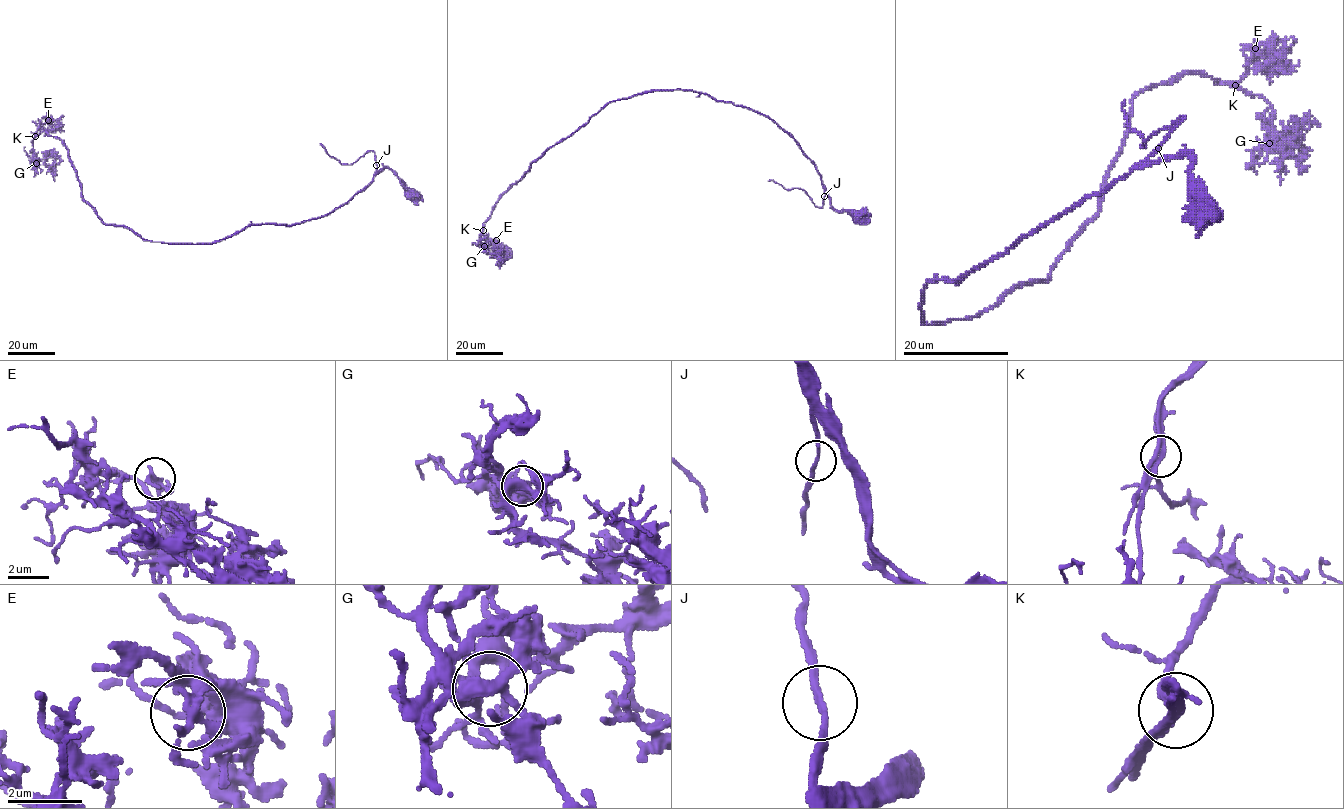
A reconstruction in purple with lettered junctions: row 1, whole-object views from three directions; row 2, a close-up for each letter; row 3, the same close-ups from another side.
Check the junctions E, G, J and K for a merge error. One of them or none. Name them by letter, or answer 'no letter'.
no letter

